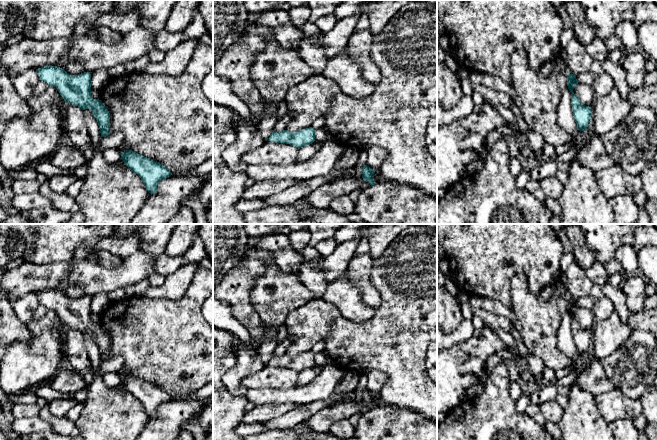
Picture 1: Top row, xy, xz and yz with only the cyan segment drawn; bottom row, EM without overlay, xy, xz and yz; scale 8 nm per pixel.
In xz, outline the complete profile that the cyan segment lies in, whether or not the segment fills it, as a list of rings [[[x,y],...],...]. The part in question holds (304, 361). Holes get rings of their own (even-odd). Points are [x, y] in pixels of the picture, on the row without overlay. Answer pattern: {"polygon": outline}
{"polygon": [[[312,351],[291,357],[287,354],[272,356],[268,365],[276,367],[287,367],[298,373],[310,369],[315,365],[315,354]]]}

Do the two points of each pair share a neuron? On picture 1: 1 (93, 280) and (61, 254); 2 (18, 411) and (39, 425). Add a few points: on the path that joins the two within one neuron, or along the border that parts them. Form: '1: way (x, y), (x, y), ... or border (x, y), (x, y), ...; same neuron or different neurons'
1: border (45, 262), (68, 263); different neurons
2: border (38, 414), (32, 417), (15, 419); different neurons

